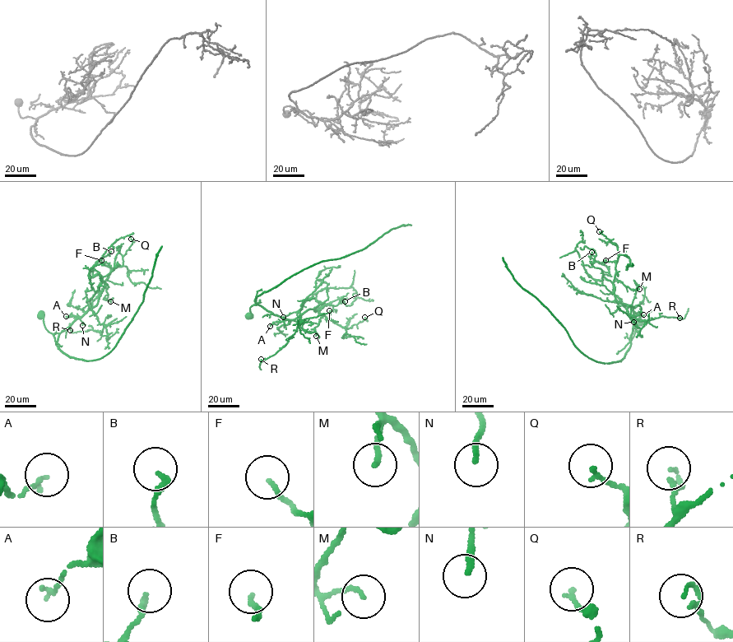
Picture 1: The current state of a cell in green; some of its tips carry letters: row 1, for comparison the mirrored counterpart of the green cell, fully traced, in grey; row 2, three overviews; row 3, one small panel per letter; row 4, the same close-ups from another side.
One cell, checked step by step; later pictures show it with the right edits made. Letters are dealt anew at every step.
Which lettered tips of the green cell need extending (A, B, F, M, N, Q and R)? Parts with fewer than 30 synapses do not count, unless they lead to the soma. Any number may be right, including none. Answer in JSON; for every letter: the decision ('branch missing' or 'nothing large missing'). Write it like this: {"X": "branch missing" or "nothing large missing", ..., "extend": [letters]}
{"A": "nothing large missing", "B": "nothing large missing", "F": "nothing large missing", "M": "nothing large missing", "N": "branch missing", "Q": "nothing large missing", "R": "nothing large missing", "extend": ["N"]}

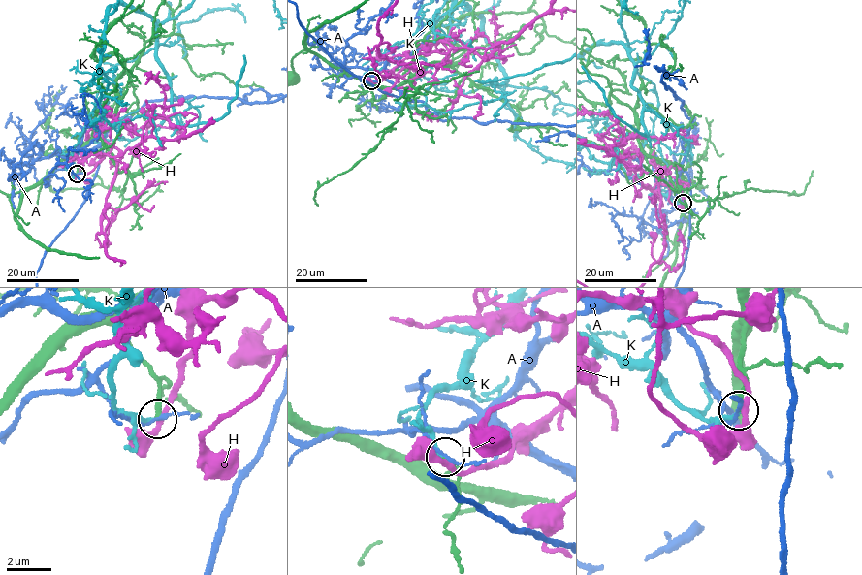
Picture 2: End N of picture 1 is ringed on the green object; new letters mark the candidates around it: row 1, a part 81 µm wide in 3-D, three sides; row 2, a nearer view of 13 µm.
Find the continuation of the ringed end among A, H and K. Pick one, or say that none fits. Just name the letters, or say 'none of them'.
none of them

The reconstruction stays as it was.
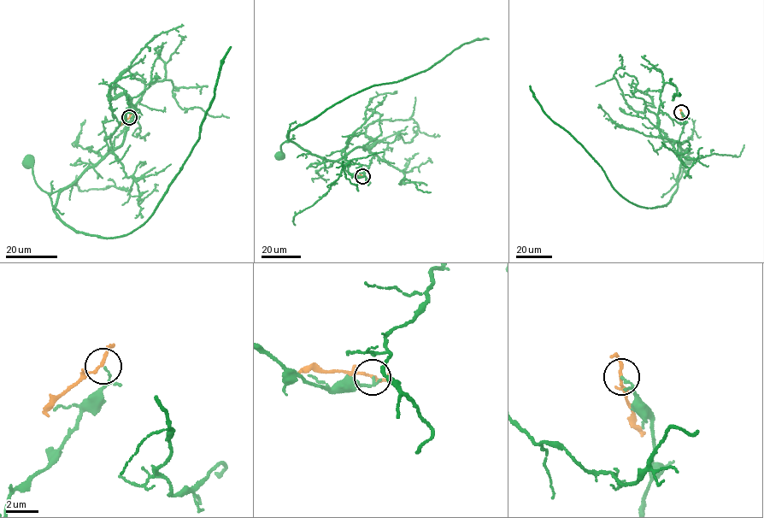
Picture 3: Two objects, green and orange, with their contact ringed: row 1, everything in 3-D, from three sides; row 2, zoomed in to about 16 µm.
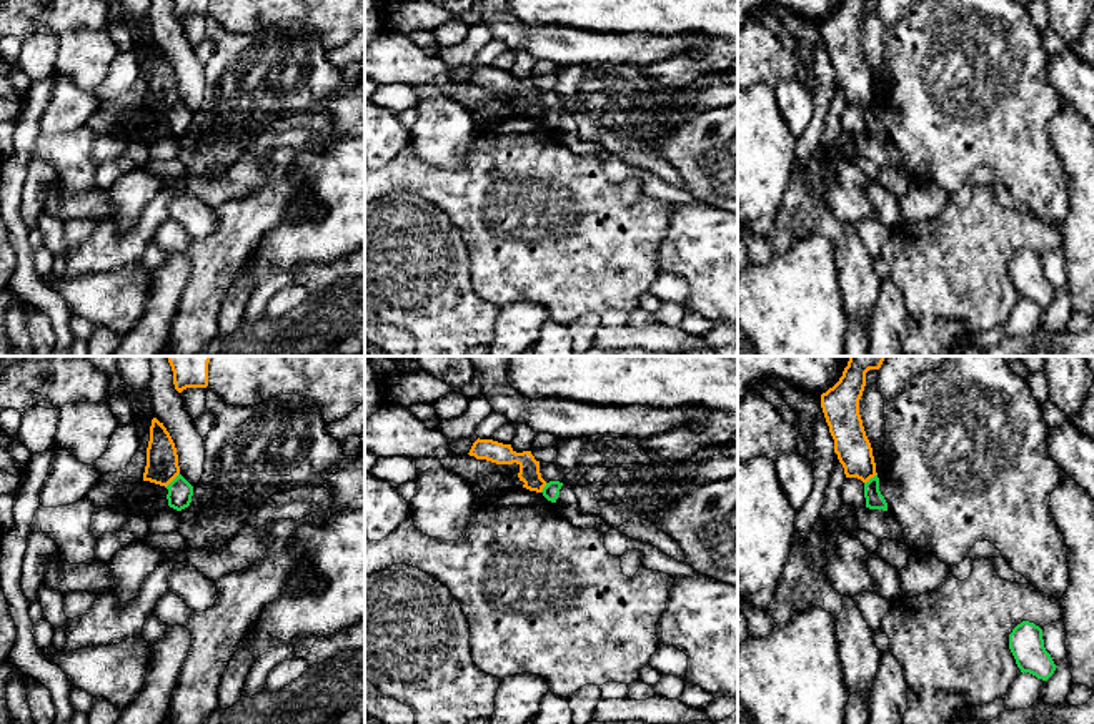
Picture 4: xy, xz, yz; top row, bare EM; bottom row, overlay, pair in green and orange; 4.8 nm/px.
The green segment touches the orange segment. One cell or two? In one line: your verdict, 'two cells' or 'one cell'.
two cells

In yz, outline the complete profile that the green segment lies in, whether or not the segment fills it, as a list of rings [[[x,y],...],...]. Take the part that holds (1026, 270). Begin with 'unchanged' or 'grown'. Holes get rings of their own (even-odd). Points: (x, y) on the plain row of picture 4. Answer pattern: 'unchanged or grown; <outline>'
unchanged; [[[1022,248],[1012,256],[1009,276],[1022,301],[1029,300],[1047,308],[1057,295],[1044,275],[1042,256],[1034,250]]]

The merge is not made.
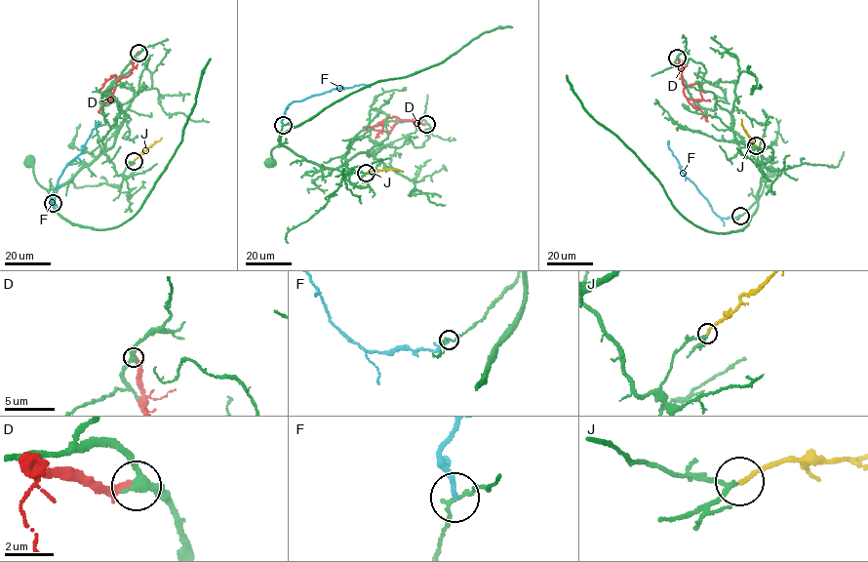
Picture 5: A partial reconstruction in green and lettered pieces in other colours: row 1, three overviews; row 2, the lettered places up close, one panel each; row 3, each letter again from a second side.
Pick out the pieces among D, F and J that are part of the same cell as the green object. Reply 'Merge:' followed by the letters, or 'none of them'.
Merge: J

